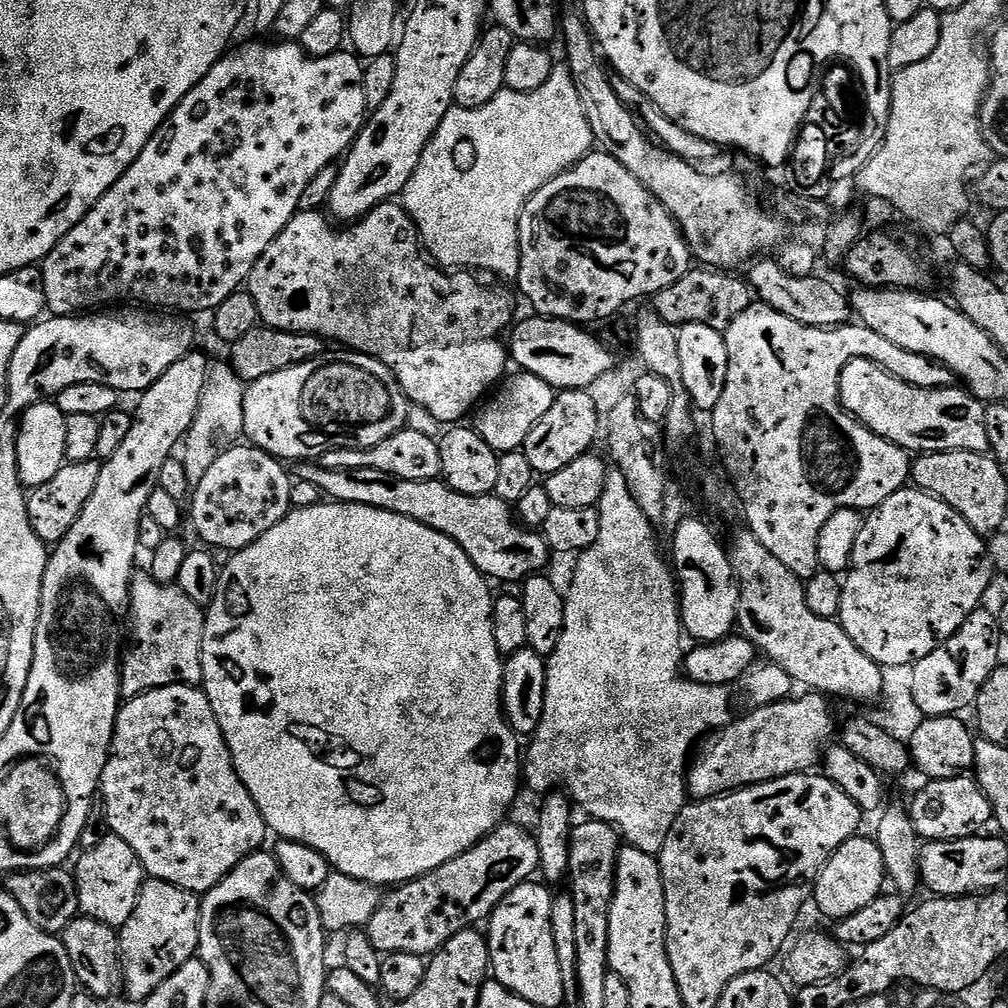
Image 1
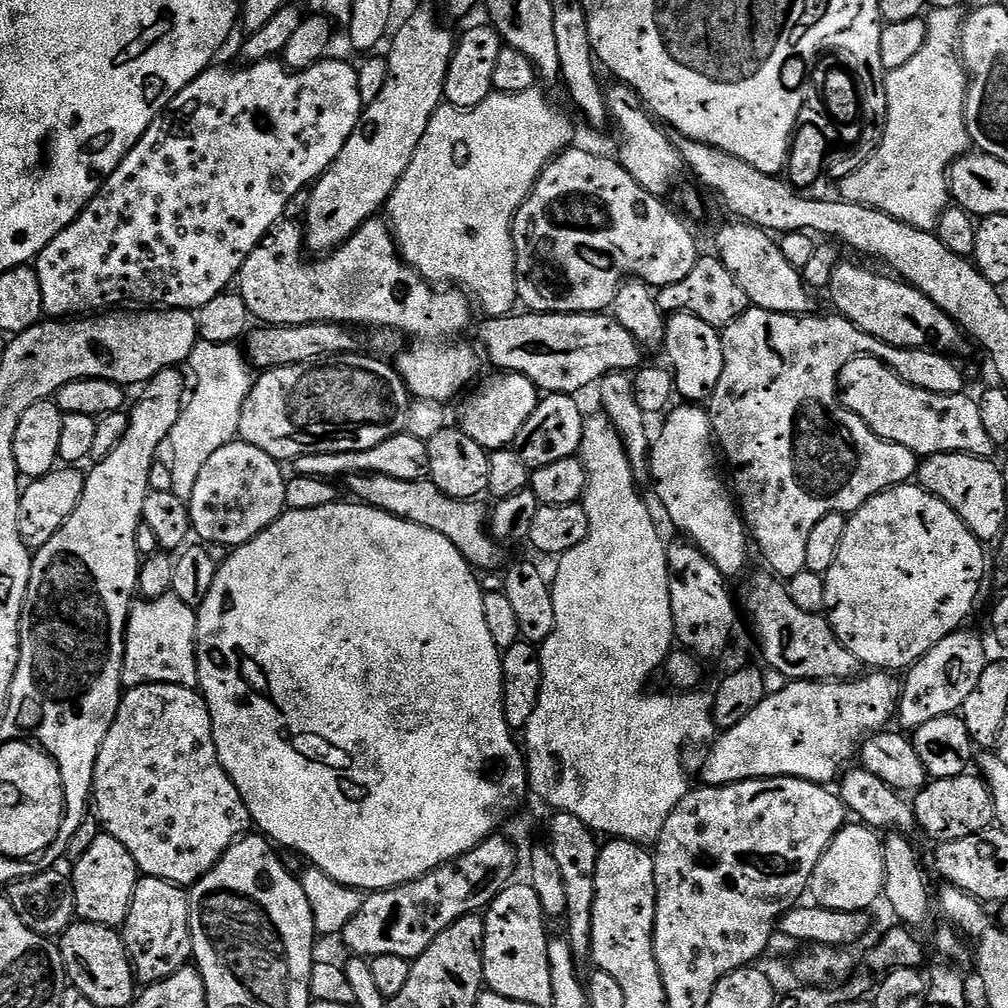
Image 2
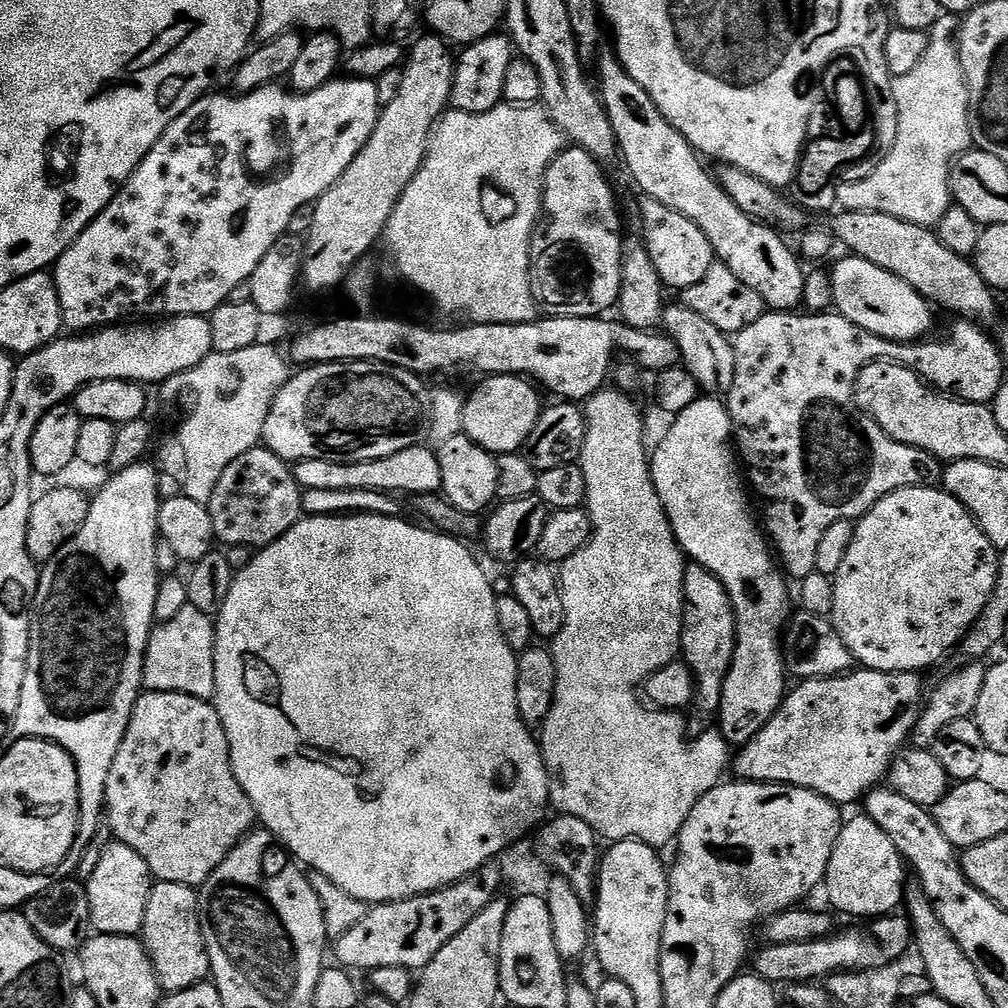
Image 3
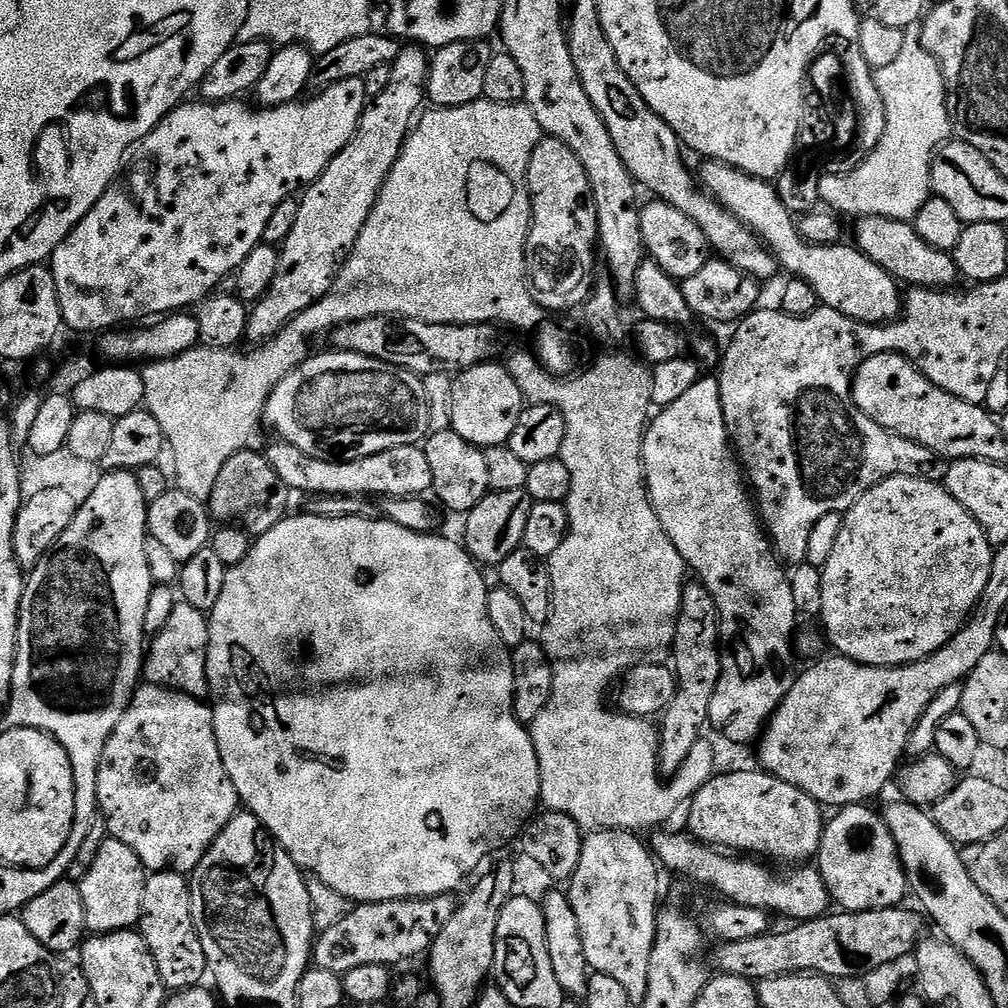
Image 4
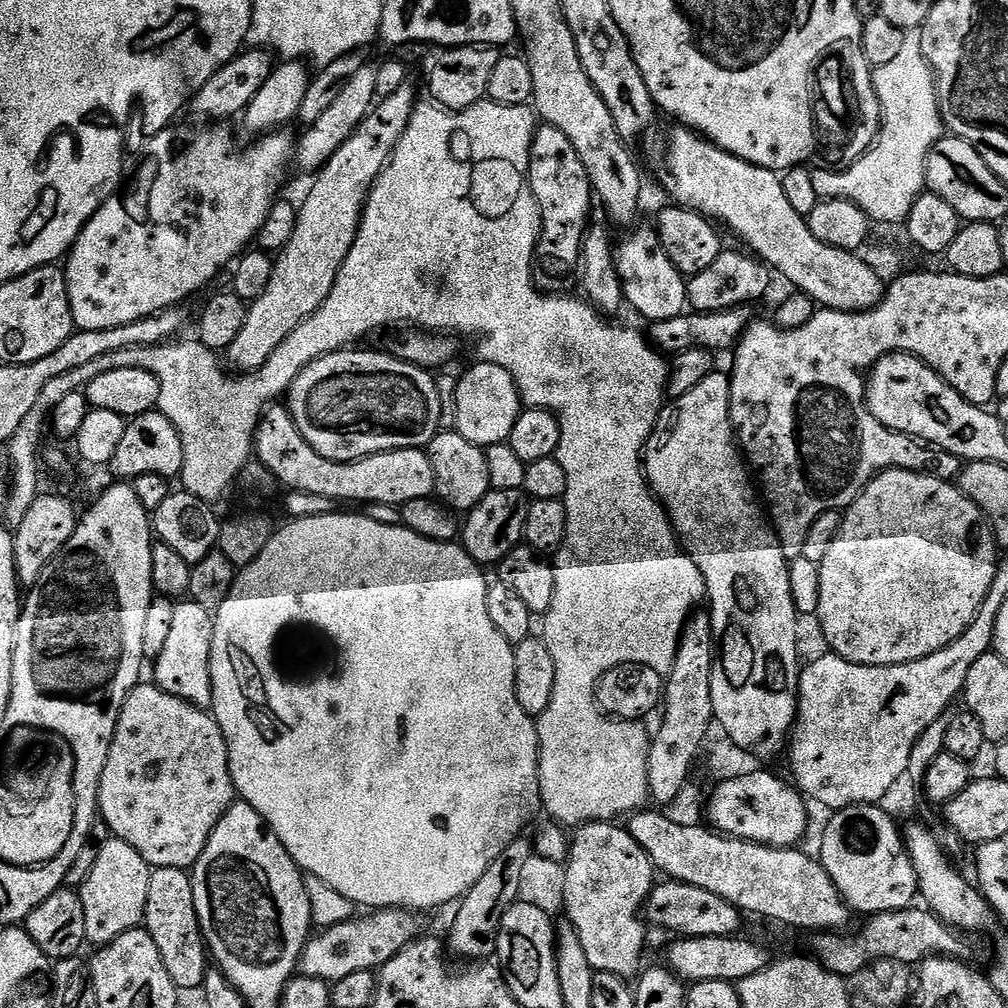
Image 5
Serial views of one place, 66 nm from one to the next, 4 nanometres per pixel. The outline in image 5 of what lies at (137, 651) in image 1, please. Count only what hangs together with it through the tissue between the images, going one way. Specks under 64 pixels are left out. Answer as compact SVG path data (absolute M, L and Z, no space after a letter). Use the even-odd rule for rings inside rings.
M185 599L185 604L177 603L174 608L174 619L171 621L170 634L167 635L166 646L163 647L159 657L154 661L156 687L171 696L182 698L186 703L193 704L196 708L205 710L212 707L212 679L210 678L210 646L214 642L214 626L216 625L213 613L208 612L202 606L198 606L191 600Z

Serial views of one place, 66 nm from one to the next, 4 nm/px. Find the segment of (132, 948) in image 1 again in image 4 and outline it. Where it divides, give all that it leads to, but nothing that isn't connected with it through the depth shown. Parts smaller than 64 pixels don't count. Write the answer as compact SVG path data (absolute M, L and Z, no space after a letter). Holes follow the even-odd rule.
M153 872L145 879L138 931L146 946L150 946L150 954L154 954L165 989L194 988L203 981L200 979L206 976L208 964L202 950L202 938L198 938L198 930L194 926L192 886L187 875Z

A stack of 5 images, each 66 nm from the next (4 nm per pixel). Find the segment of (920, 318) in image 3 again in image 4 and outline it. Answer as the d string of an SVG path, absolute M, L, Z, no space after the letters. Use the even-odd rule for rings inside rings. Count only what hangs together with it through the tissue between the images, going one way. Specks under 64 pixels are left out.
M708 162L705 165L698 176L708 195L730 209L768 245L769 252L775 256L777 265L783 271L785 268L786 271L793 272L791 275L795 279L812 287L823 307L838 310L863 324L886 324L901 315L901 285L895 276L882 270L882 266L875 264L866 253L855 246L847 248L847 243L844 242L809 244L801 236L793 213L780 201L779 192L769 181L757 180L726 164Z

